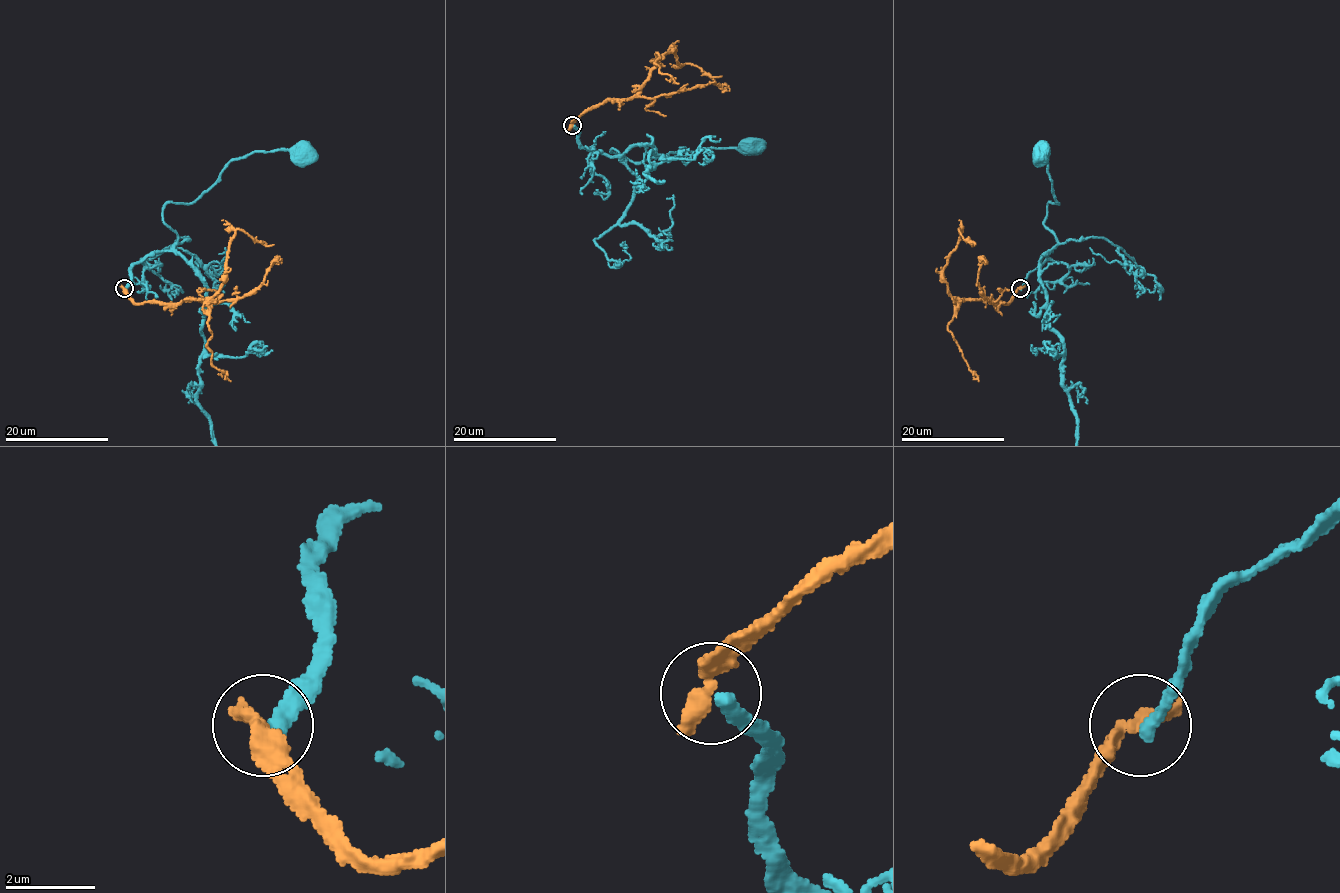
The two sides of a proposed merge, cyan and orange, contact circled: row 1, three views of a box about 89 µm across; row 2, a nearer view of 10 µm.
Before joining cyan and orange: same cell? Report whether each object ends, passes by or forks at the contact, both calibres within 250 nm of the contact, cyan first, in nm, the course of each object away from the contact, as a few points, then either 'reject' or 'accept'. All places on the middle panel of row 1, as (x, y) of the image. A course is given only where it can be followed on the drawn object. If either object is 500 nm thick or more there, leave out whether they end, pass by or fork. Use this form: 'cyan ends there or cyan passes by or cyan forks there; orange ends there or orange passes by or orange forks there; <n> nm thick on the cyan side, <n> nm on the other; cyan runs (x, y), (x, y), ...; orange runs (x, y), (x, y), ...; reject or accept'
cyan ends there; orange ends there; 340 nm thick on the cyan side, 440 nm on the other; cyan runs (572, 125), (584, 147), (625, 161), (612, 148), (633, 161), (642, 161), (669, 152), (749, 146); orange runs (572, 125), (584, 111), (607, 101), (630, 99), (673, 48), (681, 65), (722, 76); reject

